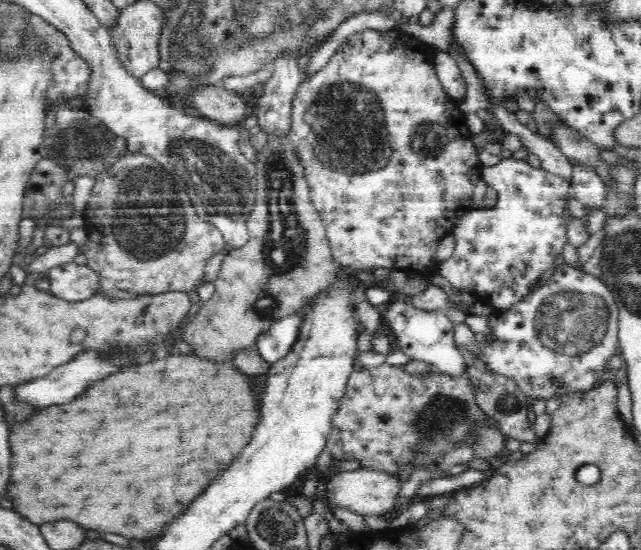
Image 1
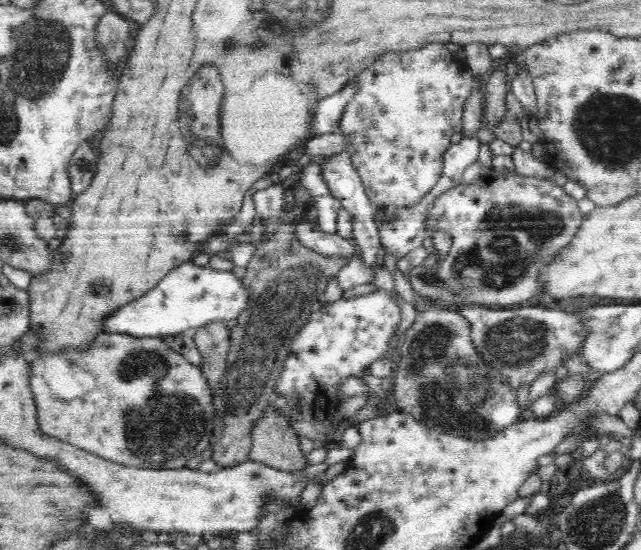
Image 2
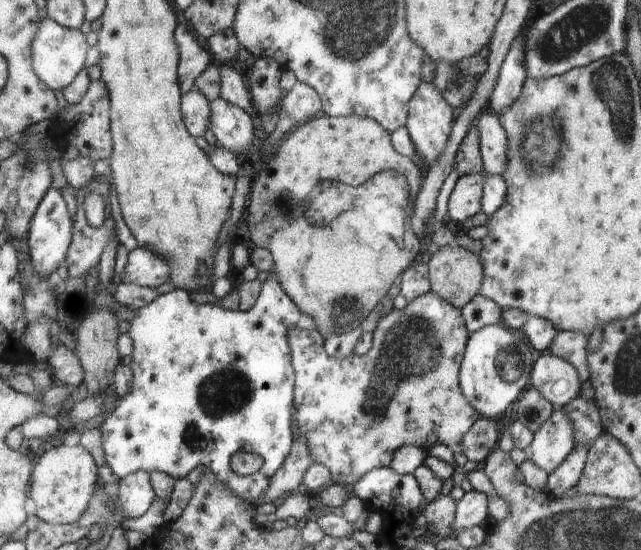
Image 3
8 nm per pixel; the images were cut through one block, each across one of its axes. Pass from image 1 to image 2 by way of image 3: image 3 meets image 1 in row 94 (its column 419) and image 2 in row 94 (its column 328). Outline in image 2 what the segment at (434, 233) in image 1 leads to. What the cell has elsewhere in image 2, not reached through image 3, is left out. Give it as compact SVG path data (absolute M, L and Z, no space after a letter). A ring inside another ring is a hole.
M430 43L406 52L386 51L349 81L354 86L353 100L344 108L340 132L347 137L351 161L362 179L370 202L377 208L416 206L438 182L443 156L450 137L460 132L468 96L478 88L479 77L457 64L444 43Z

